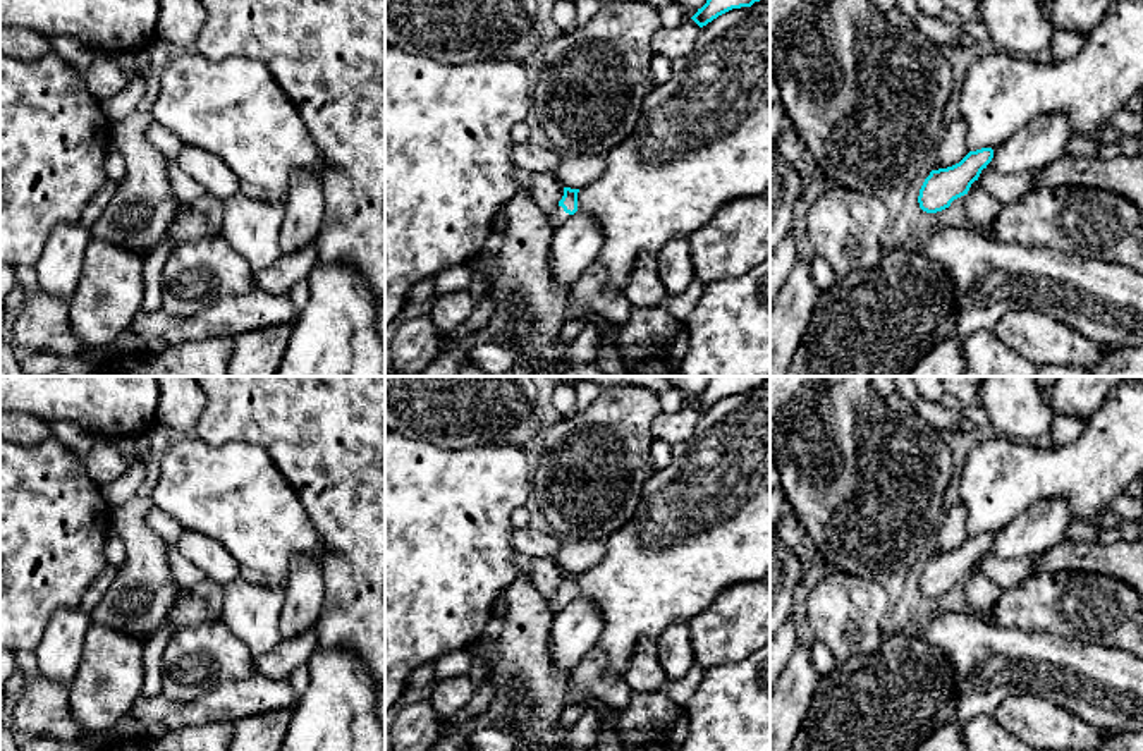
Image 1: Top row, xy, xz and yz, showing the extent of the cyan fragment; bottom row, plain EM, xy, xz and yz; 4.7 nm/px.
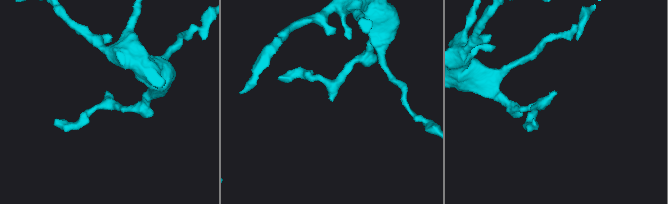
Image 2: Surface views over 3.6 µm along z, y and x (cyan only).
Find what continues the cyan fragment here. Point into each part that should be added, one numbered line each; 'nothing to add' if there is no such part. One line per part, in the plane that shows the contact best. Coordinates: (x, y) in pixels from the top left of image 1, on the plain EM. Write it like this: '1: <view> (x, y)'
1: xz (557, 602)

